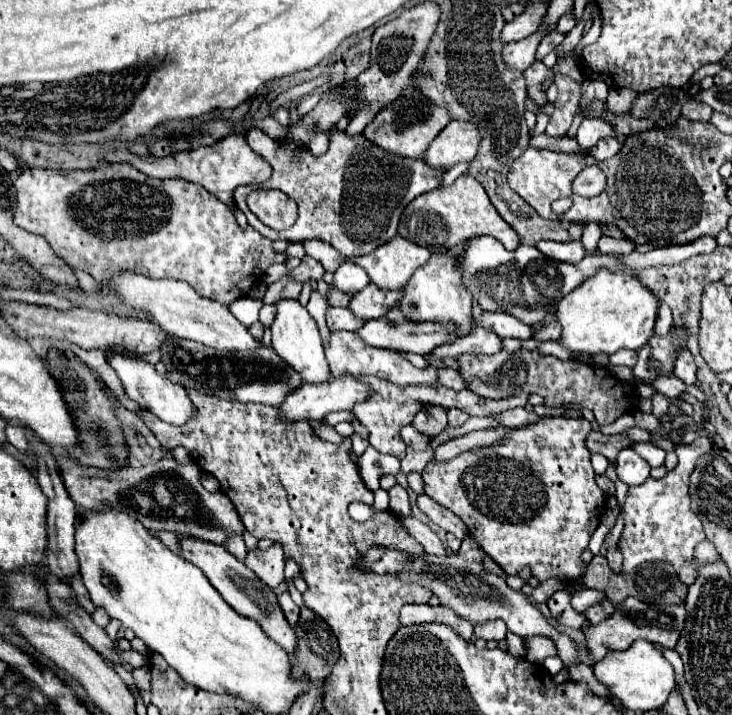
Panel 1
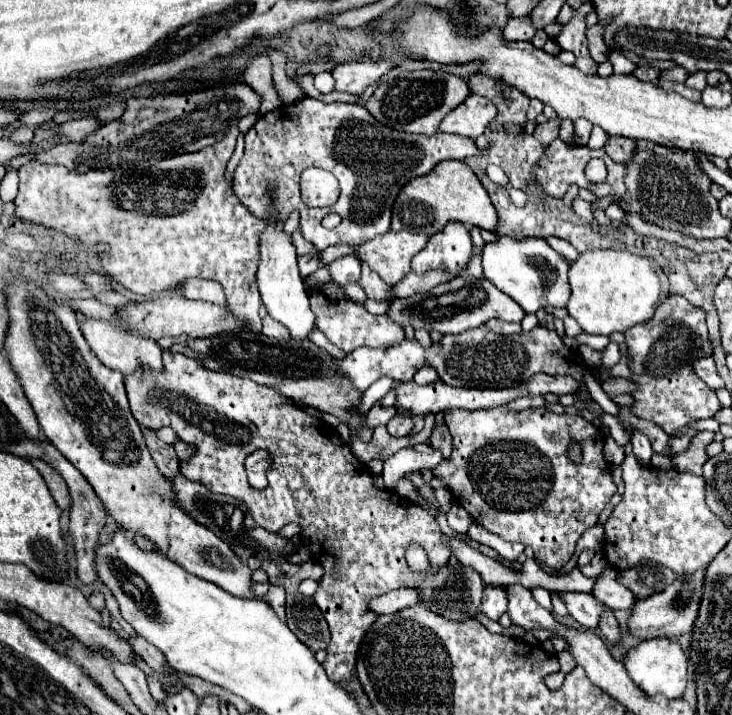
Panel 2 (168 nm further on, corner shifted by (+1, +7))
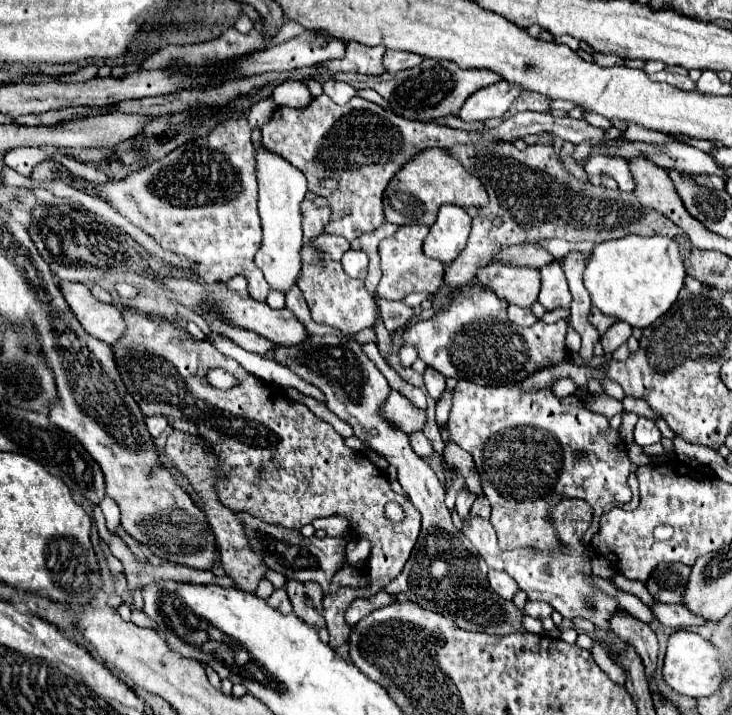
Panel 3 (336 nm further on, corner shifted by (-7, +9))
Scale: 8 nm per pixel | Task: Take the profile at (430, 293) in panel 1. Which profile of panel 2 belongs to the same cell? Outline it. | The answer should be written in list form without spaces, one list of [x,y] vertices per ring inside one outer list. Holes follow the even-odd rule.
[[[446,223],[446,227],[432,235],[422,251],[418,251],[412,259],[412,269],[416,273],[424,273],[430,269],[446,269],[458,273],[466,267],[472,255],[472,241],[468,227],[464,223]]]

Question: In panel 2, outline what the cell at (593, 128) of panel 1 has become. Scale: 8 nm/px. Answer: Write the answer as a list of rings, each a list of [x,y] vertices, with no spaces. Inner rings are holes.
[[[578,119],[574,121],[574,143],[576,145],[586,145],[588,137],[590,137],[592,125],[588,123],[588,119]]]

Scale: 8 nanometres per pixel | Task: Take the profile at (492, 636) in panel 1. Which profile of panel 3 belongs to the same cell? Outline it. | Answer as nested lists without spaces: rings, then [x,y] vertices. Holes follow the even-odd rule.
[[[490,571],[490,573],[488,573],[488,581],[490,581],[492,589],[494,589],[500,597],[504,597],[506,601],[510,601],[510,599],[518,593],[518,585],[516,585],[516,581],[514,581],[508,573]]]

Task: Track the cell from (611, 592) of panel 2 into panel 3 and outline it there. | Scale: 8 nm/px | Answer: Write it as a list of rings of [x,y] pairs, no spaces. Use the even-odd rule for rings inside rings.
[[[654,603],[652,607],[654,617],[668,627],[688,627],[688,625],[702,625],[704,621],[700,621],[700,617],[696,617],[694,613],[690,613],[684,605],[666,605],[666,603]]]

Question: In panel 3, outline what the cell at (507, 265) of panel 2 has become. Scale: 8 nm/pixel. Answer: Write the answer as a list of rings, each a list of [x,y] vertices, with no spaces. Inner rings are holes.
[[[552,261],[544,267],[540,267],[540,279],[542,279],[542,287],[540,287],[538,301],[548,311],[558,309],[558,307],[570,307],[572,295],[570,295],[570,289],[568,289],[566,275],[564,275],[558,261]]]

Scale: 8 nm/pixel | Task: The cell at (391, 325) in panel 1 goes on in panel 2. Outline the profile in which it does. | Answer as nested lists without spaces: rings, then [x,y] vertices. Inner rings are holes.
[[[466,271],[458,275],[456,279],[442,283],[434,287],[432,291],[424,295],[414,295],[408,299],[396,299],[390,305],[388,317],[402,327],[412,325],[414,329],[424,327],[428,331],[438,331],[438,333],[462,333],[466,329],[478,327],[486,323],[492,317],[504,319],[504,321],[522,321],[524,319],[524,309],[508,295],[504,295],[496,285],[492,285],[486,277],[472,277]]]

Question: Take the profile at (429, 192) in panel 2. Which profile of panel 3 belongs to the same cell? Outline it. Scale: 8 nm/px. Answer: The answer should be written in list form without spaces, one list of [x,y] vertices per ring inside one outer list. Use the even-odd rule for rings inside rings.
[[[428,149],[416,155],[416,159],[408,161],[404,169],[400,169],[392,183],[388,185],[384,193],[384,215],[388,223],[396,225],[426,225],[432,227],[432,221],[436,221],[436,213],[440,205],[458,205],[458,207],[476,207],[482,209],[488,205],[488,193],[478,177],[472,177],[452,157],[448,151],[442,149]]]

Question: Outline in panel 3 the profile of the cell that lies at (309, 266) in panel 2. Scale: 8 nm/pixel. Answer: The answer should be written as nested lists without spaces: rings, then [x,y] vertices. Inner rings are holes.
[[[320,235],[314,239],[314,247],[320,253],[328,253],[334,261],[340,261],[342,255],[350,249],[350,243],[338,235]]]

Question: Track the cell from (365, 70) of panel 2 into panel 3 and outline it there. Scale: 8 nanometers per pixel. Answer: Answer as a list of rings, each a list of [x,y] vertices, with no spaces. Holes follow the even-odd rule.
[[[386,51],[384,53],[384,73],[398,73],[402,69],[410,69],[420,65],[422,57],[406,51]]]

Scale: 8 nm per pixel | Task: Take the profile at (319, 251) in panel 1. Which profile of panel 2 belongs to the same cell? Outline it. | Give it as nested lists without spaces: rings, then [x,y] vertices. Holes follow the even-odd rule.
[[[388,231],[358,247],[358,255],[388,285],[396,285],[410,271],[412,257],[426,245],[428,237],[410,231]]]

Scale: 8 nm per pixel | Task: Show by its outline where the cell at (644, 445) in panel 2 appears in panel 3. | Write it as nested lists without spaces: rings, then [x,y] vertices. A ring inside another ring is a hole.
[[[640,417],[638,423],[636,423],[636,429],[634,429],[634,439],[640,447],[646,447],[646,445],[654,445],[654,443],[660,443],[660,431],[656,427],[656,423],[652,419],[646,419],[646,417]]]

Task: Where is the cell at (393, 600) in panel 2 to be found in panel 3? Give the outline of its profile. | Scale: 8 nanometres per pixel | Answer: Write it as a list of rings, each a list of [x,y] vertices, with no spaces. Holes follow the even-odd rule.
[[[376,593],[376,595],[372,595],[372,597],[366,597],[366,599],[356,599],[352,605],[350,605],[350,609],[348,609],[348,613],[346,613],[346,621],[350,623],[350,625],[356,625],[356,621],[360,621],[360,619],[364,619],[368,613],[372,613],[374,609],[380,609],[380,607],[384,607],[384,605],[392,605],[392,603],[396,603],[396,599],[394,599],[394,595],[390,595],[390,593]]]

